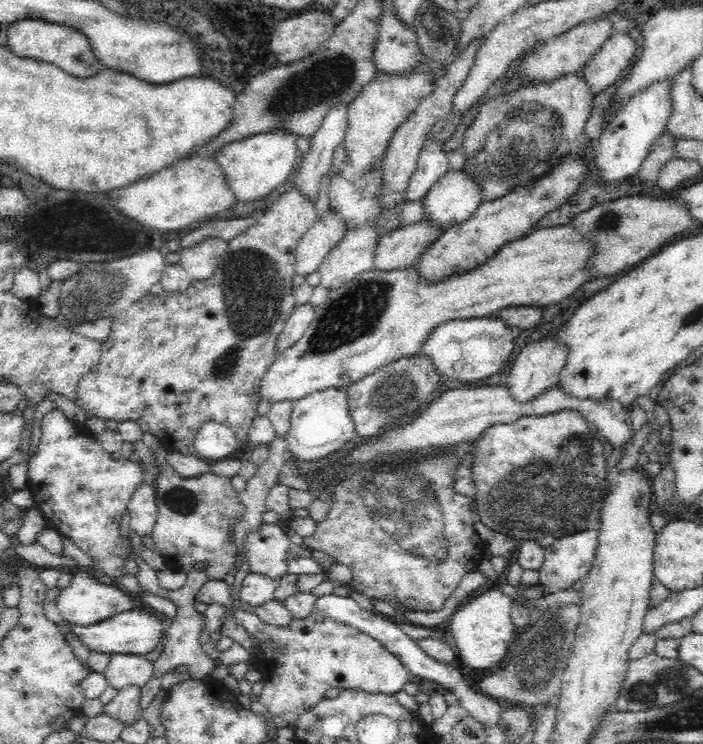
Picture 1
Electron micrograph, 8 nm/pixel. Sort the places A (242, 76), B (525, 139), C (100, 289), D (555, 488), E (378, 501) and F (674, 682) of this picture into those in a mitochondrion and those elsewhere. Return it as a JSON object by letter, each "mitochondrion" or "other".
{"A":"other","B":"mitochondrion","C":"mitochondrion","D":"mitochondrion","E":"mitochondrion","F":"mitochondrion"}

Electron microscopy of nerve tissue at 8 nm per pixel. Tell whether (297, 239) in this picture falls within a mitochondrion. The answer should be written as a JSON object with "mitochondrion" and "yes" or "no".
{"mitochondrion":"no"}

